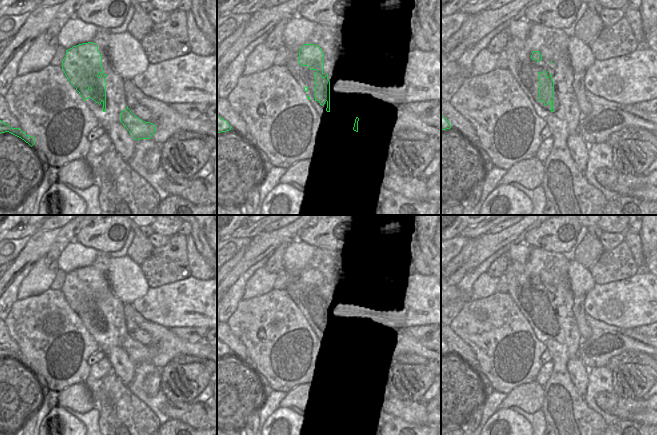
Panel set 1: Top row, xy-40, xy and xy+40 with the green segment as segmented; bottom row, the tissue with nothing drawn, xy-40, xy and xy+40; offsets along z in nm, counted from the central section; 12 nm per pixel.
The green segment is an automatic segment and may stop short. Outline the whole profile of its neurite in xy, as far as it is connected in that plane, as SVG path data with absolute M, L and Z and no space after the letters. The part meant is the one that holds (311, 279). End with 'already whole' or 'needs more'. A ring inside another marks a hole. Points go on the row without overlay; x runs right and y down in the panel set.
M304 268L299 274L298 287L307 290L310 294L315 294L315 325L320 329L327 328L326 335L330 336L330 305L328 297L323 301L324 276L315 268Z; already whole

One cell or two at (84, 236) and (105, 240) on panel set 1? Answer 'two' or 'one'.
one

